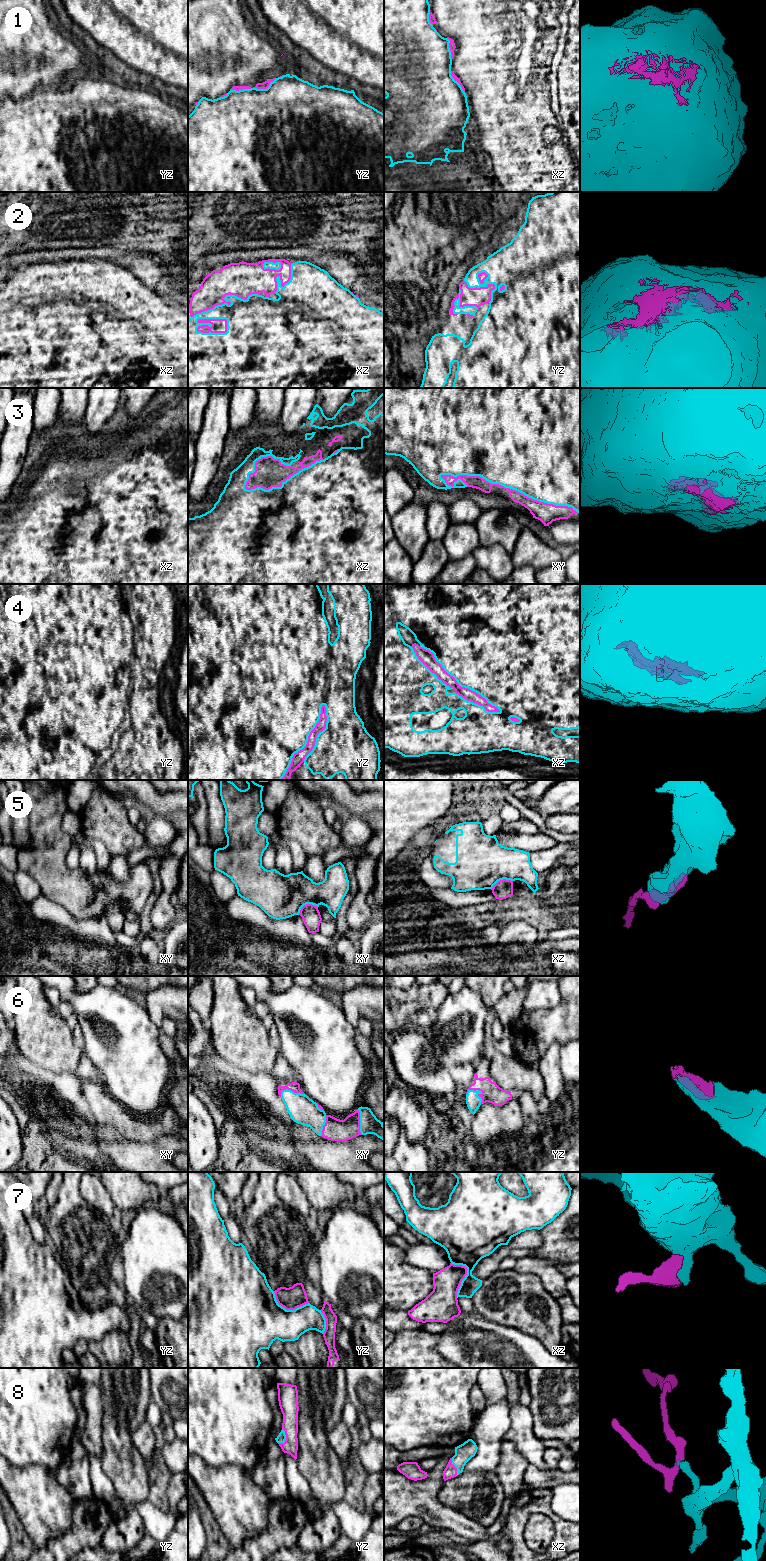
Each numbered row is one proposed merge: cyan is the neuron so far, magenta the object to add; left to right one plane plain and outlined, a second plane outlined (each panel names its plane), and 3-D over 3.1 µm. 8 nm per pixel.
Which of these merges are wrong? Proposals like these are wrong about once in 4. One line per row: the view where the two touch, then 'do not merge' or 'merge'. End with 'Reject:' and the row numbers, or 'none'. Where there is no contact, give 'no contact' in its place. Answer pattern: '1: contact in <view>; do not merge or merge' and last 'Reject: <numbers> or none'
1: contact in yz; merge
2: contact in xz; merge
3: contact in xy; merge
4: contact in yz; merge
5: contact in xy; do not merge
6: contact in yz; merge
7: contact in xz; do not merge
8: contact in yz; merge
Reject: 5, 7

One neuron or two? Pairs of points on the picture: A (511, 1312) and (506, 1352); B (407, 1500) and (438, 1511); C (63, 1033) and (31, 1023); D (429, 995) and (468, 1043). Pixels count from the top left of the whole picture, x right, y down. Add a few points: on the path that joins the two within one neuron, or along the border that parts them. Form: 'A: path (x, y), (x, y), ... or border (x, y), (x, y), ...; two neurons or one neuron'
A: border (487, 1319), (516, 1327), (531, 1335); two neurons
B: path (415, 1500), (421, 1500), (430, 1509); one neuron
C: path (55, 1033), (42, 1033), (39, 1030); one neuron
D: border (448, 992), (436, 1010); two neurons

